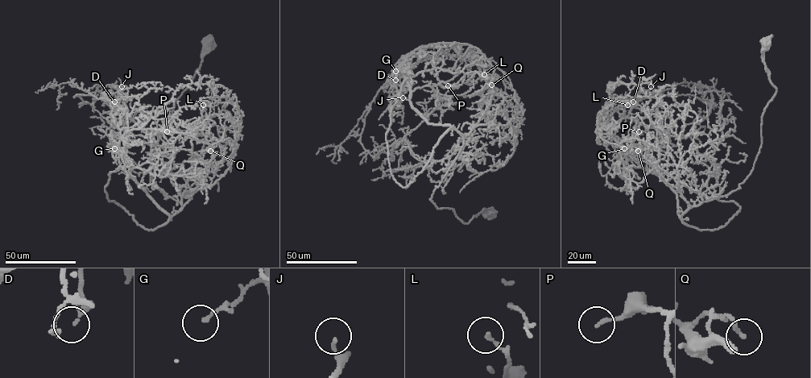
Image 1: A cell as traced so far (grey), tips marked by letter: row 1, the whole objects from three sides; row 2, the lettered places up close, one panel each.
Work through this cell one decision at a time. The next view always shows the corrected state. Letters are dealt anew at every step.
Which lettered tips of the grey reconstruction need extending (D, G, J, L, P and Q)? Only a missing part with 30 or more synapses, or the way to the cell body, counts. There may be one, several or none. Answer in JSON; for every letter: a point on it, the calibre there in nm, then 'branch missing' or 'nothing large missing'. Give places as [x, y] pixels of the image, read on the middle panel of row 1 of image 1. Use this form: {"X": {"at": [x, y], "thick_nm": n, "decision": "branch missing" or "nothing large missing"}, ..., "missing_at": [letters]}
{"D": {"at": [395, 80], "thick_nm": 120, "decision": "branch missing"}, "G": {"at": [395, 71], "thick_nm": 140, "decision": "nothing large missing"}, "J": {"at": [403, 97], "thick_nm": 100, "decision": "branch missing"}, "L": {"at": [484, 74], "thick_nm": 130, "decision": "nothing large missing"}, "P": {"at": [448, 85], "thick_nm": 140, "decision": "nothing large missing"}, "Q": {"at": [491, 85], "thick_nm": 130, "decision": "nothing large missing"}, "missing_at": ["D", "J"]}

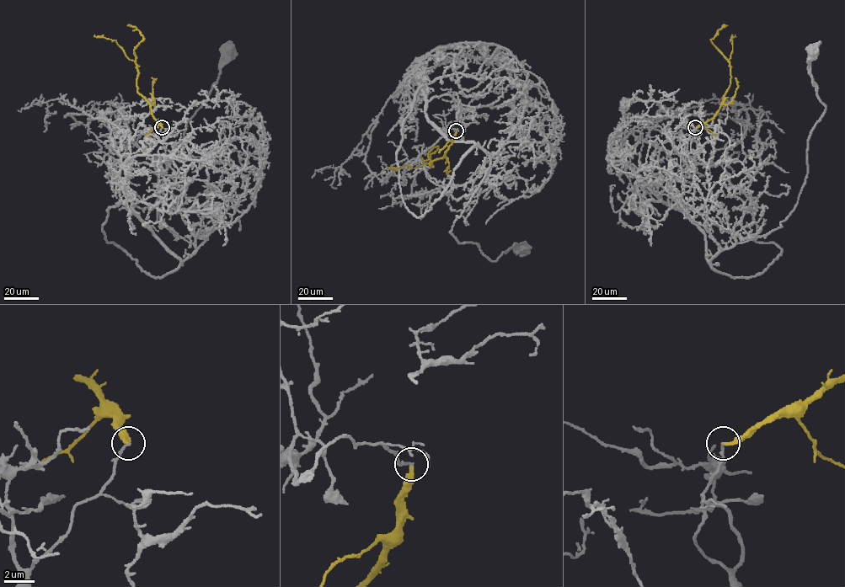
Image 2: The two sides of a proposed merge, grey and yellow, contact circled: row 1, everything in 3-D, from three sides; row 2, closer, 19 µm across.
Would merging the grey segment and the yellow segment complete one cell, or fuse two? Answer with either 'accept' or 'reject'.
reject

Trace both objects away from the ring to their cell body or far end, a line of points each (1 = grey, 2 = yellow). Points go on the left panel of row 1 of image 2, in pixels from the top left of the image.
1: (162, 127), (148, 157), (164, 186), (131, 211), (184, 260), (195, 247), (163, 224), (158, 193), (229, 50)
2: (162, 127), (153, 117), (149, 103), (138, 92), (138, 70), (135, 48), (144, 39), (136, 29), (128, 25)

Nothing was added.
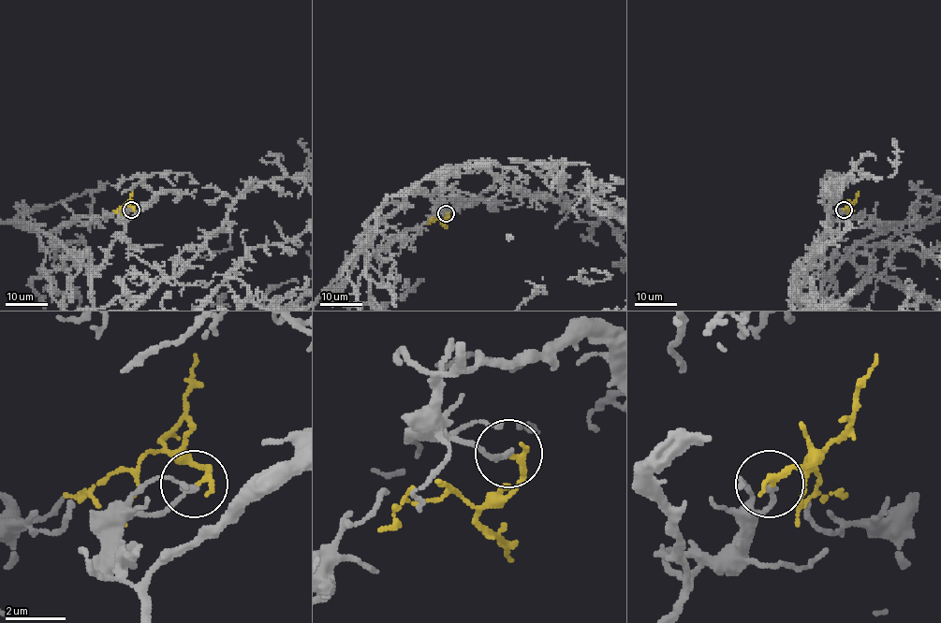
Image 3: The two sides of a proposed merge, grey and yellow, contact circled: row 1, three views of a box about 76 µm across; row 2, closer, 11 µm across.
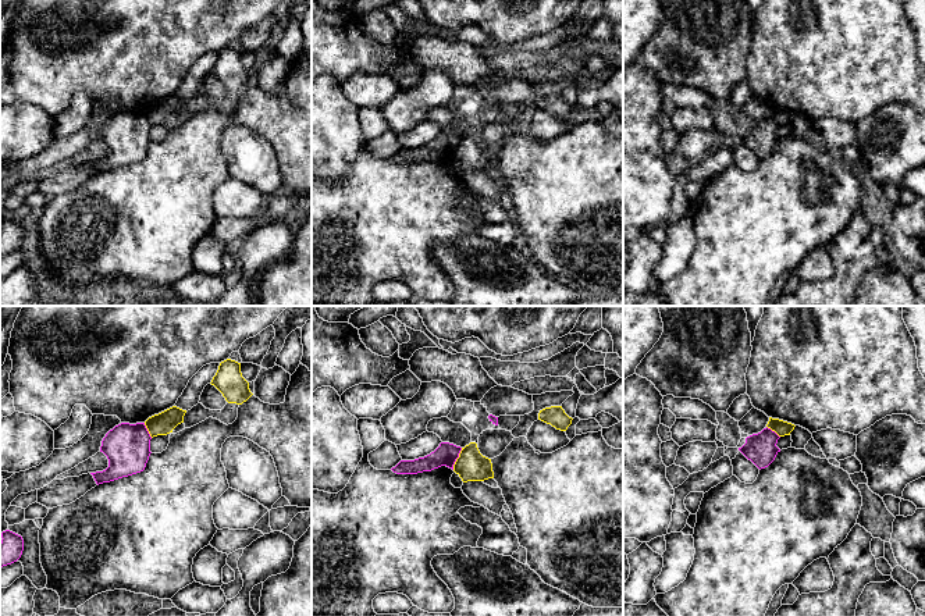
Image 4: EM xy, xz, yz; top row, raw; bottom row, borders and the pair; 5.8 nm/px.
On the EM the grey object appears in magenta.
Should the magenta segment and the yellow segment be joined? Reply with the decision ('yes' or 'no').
no

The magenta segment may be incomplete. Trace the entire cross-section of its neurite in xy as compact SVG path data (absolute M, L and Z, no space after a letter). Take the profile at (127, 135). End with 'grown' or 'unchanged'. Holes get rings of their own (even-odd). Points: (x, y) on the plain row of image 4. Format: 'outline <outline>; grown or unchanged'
outline M121 111L102 129L100 140L108 147L108 156L90 161L96 172L110 171L145 159L150 145L150 122L145 111Z; unchanged

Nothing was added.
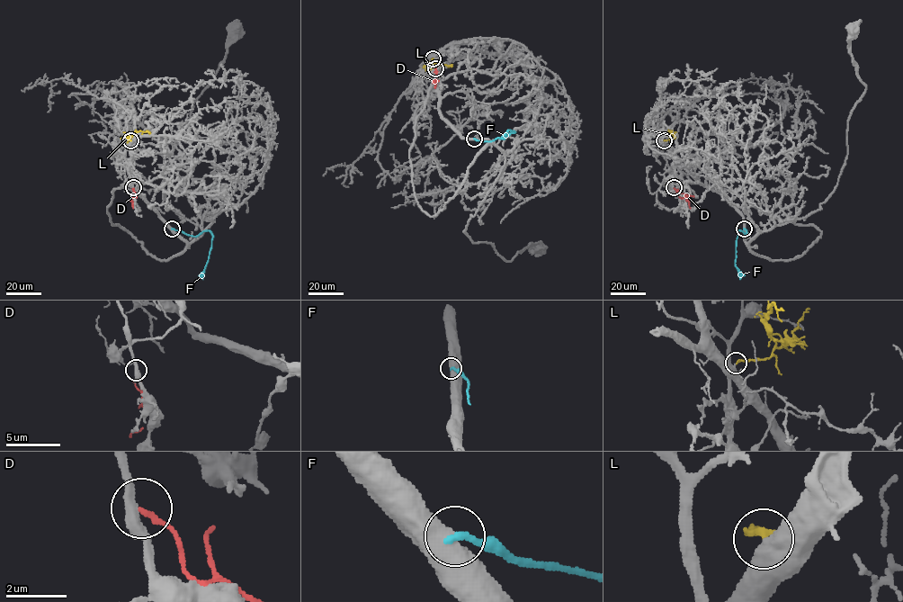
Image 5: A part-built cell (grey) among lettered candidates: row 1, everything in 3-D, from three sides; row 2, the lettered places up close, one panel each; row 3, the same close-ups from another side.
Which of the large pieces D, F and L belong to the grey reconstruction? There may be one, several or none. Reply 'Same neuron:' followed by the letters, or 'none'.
Same neuron: L

